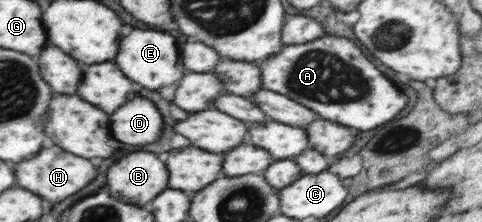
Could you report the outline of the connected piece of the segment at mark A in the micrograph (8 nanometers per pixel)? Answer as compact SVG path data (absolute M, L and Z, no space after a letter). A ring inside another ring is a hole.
M330 35L298 46L286 45L286 50L259 64L261 88L302 102L317 112L319 118L339 122L342 126L358 128L362 132L378 128L394 120L406 108L408 97L386 80L386 76L360 52L362 50L352 40ZM346 76L350 76L350 82L346 82ZM356 84L360 84L360 98L356 96Z

